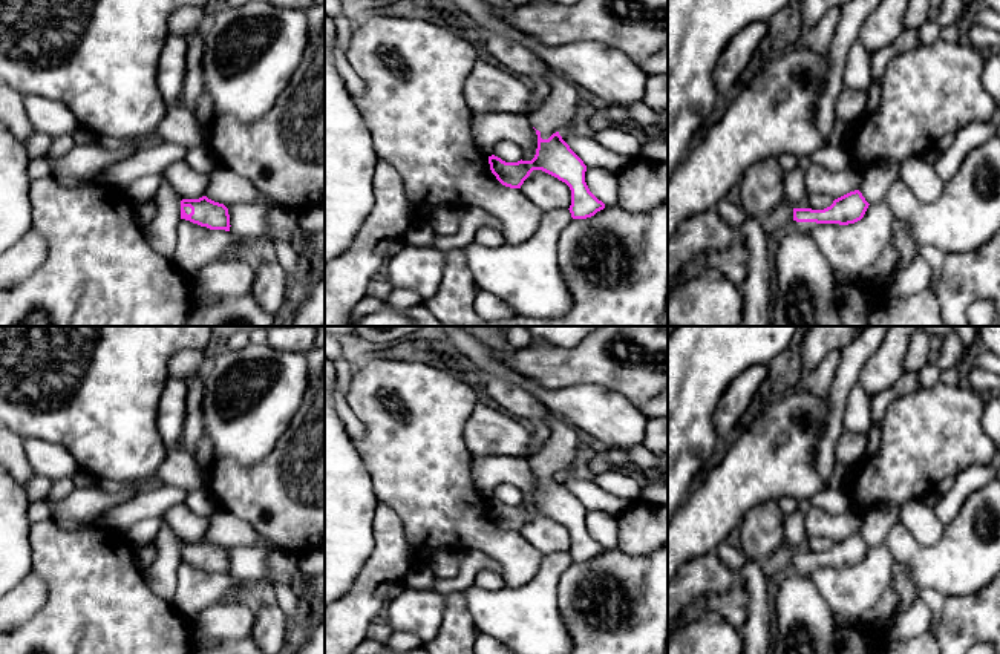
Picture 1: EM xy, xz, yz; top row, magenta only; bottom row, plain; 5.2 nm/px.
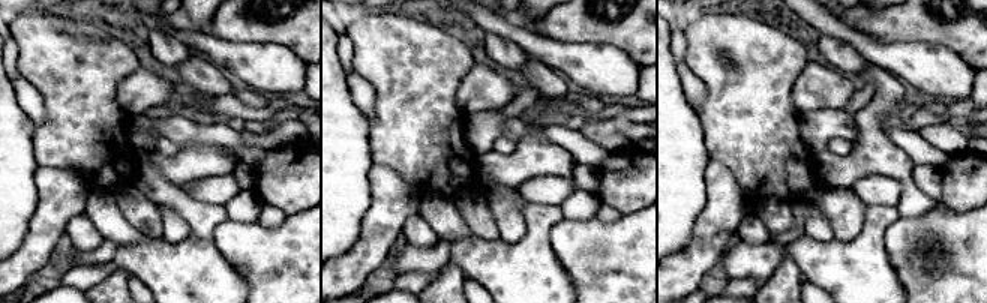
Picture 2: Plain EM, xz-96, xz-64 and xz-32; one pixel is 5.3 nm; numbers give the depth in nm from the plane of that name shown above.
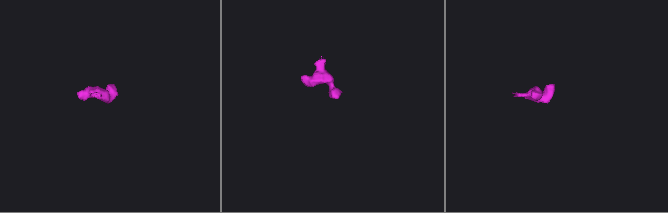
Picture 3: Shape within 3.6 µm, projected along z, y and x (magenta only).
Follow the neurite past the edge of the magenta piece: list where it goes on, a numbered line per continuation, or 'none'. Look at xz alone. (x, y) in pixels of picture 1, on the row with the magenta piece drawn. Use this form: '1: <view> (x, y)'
1: xz (562, 101)

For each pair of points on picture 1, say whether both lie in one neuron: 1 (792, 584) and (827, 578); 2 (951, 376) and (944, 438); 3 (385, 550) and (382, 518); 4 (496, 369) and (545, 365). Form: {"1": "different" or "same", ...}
{"1": "different", "2": "different", "3": "same", "4": "different"}

